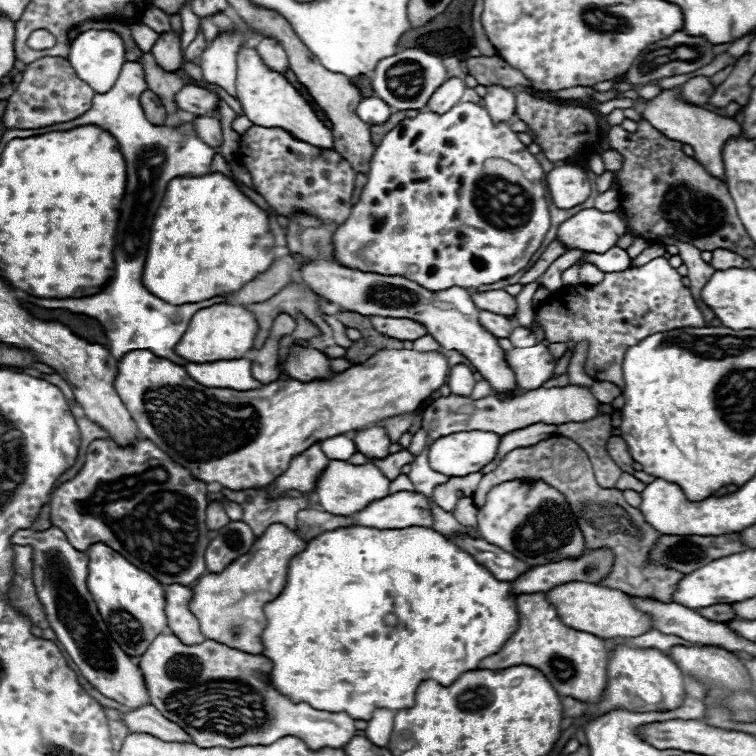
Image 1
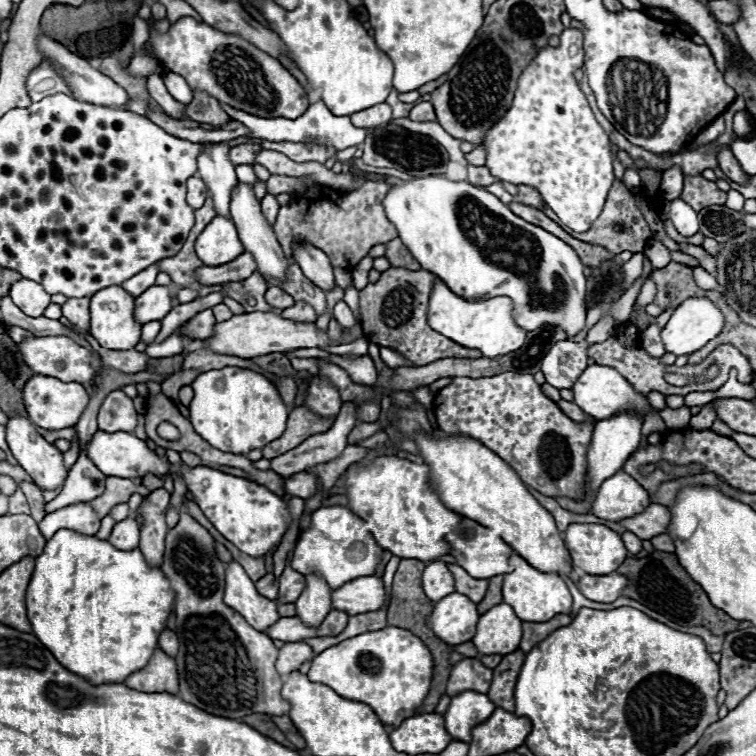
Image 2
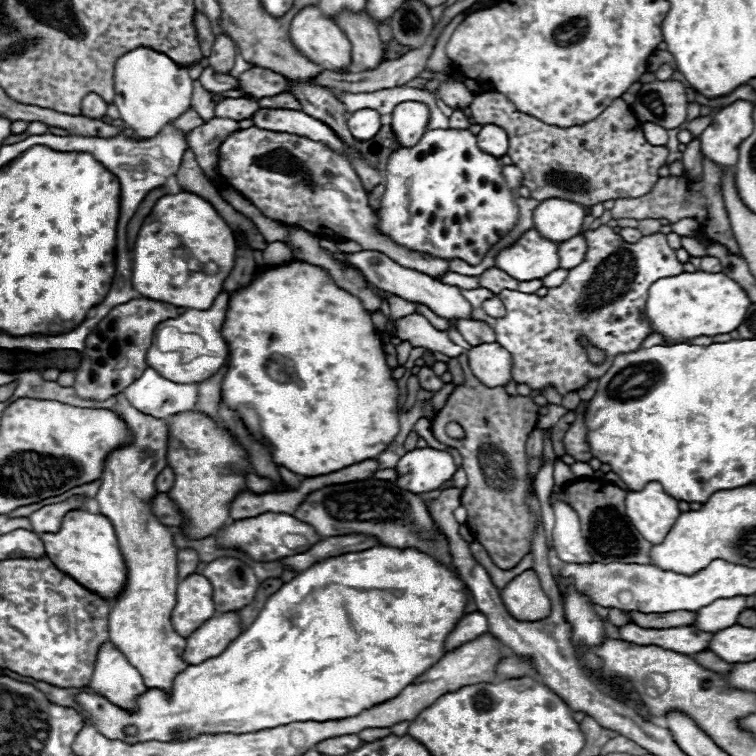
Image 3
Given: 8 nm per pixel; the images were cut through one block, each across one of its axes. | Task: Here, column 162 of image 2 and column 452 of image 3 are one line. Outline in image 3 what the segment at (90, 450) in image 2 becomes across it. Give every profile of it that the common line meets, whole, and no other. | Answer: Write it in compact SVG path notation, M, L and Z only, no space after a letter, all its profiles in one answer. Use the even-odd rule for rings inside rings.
M416 448L404 454L394 470L398 472L396 484L400 484L400 488L422 494L436 490L448 482L456 472L456 464L448 452L434 448Z

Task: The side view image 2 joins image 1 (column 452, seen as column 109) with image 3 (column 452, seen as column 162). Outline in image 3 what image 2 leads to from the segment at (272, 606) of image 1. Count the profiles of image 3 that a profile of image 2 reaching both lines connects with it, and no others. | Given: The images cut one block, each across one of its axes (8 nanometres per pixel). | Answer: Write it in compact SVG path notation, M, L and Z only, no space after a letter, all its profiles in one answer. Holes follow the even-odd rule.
M374 546L374 548L368 548L364 552L348 552L348 554L318 562L312 568L304 570L302 574L294 576L288 584L284 584L276 594L270 596L270 600L264 604L264 610L250 624L250 628L246 632L242 632L234 642L230 642L228 648L220 656L210 658L210 660L206 660L198 666L188 666L184 672L180 672L174 678L172 696L168 696L162 690L148 688L142 696L138 696L138 710L128 712L128 710L122 710L120 706L112 704L102 694L80 692L76 696L76 708L84 714L84 722L94 724L98 728L98 732L102 732L106 738L124 740L128 744L146 742L146 740L170 742L176 732L184 732L182 738L196 738L200 734L248 734L248 732L276 728L276 726L284 726L284 724L292 724L292 722L326 722L326 720L356 716L362 710L368 710L368 708L400 694L416 676L420 676L424 670L428 670L432 664L436 664L444 656L444 640L454 630L454 626L458 624L458 620L464 614L464 606L466 606L464 588L466 588L464 582L460 582L444 566L436 564L436 560L432 556L426 556L426 554L412 550L412 548L402 552L402 550L396 550L396 548L390 548L390 546ZM126 726L136 726L136 734L126 736L124 734Z

